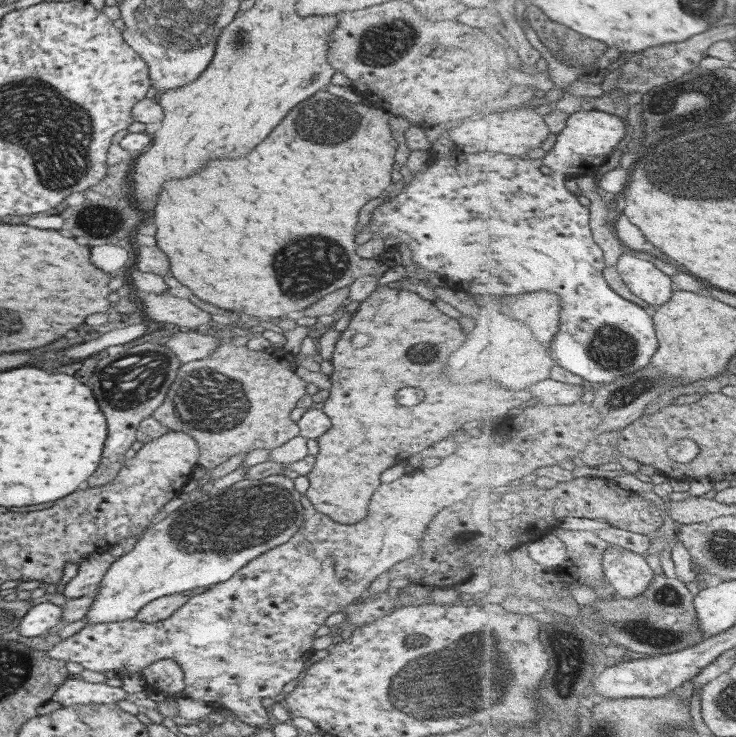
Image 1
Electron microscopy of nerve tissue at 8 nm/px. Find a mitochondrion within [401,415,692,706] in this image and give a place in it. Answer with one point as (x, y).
(572, 664)

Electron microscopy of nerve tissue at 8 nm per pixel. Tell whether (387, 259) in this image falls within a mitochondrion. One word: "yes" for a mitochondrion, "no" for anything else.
no

